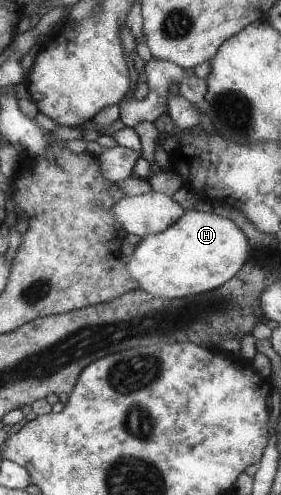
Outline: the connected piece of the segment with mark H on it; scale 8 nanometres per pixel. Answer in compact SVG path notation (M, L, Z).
M193 209L185 211L167 230L141 238L135 252L127 258L127 271L135 280L136 289L143 290L155 298L187 298L213 290L233 278L245 261L250 260L251 249L247 236L232 220Z

